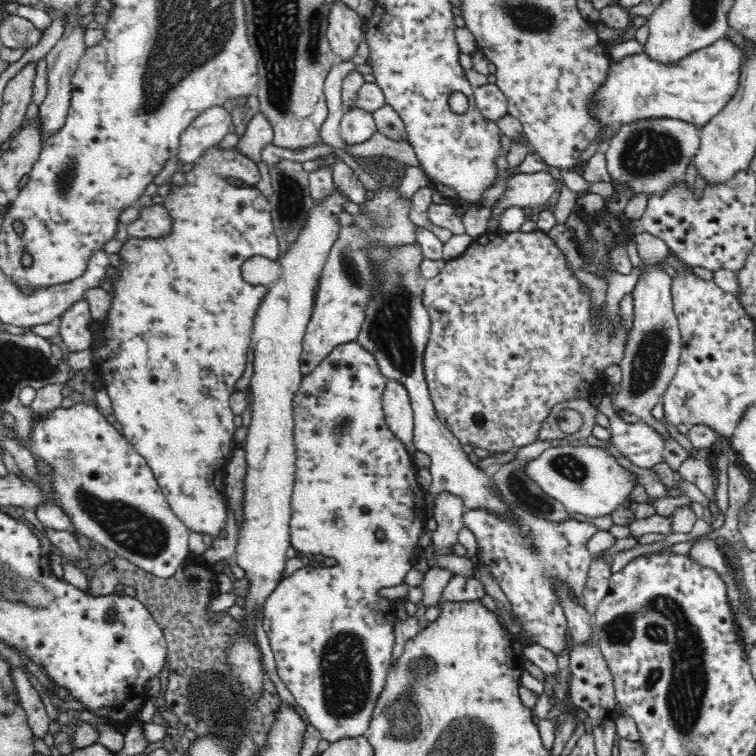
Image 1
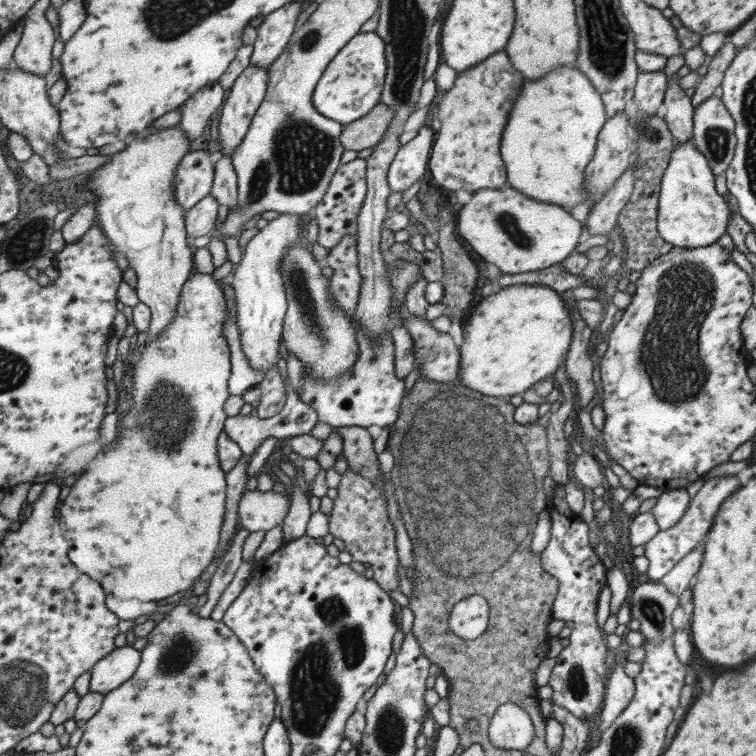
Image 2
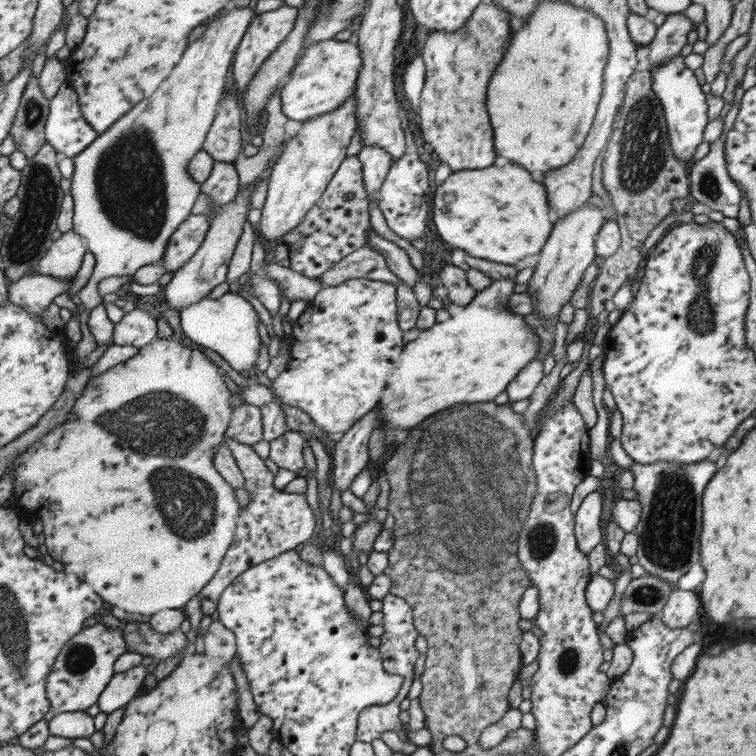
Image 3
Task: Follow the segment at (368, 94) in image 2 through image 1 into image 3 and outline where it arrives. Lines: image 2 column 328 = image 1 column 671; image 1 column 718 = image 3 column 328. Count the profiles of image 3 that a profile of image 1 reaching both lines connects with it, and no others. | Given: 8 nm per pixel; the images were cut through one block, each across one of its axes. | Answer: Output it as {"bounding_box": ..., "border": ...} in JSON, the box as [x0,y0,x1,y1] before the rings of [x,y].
{"bounding_box":[280,39,363,122],"border":[[[330,39],[312,43],[298,59],[288,76],[288,83],[280,92],[282,112],[290,120],[304,122],[309,118],[336,110],[355,92],[363,60],[354,40]]]}

